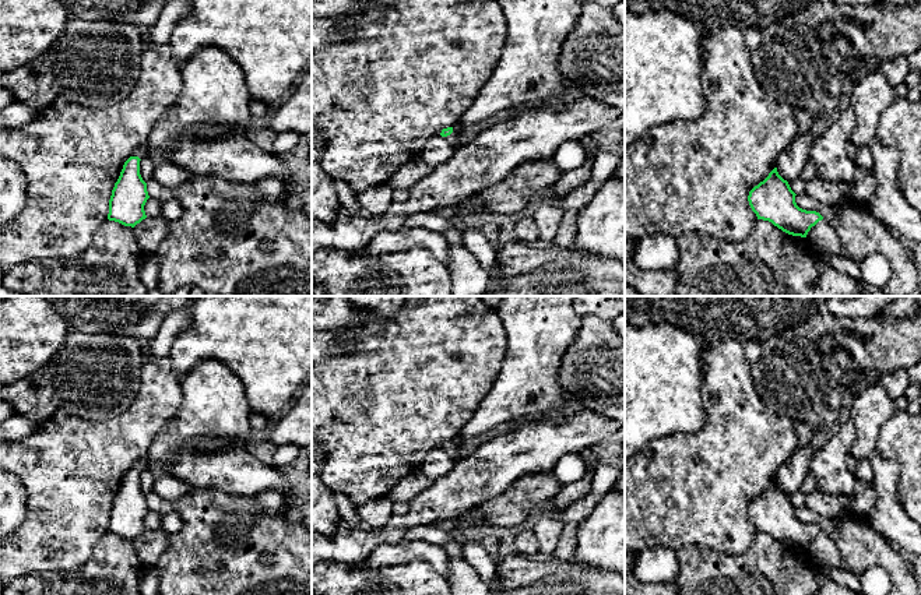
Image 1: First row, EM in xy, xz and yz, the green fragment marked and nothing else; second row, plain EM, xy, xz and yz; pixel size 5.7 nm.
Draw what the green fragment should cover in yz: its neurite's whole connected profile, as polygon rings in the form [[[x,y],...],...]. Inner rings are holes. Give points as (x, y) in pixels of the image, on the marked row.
[[[774,168],[749,191],[748,201],[757,219],[769,221],[788,235],[806,237],[811,228],[823,216],[816,211],[799,208],[795,196]]]

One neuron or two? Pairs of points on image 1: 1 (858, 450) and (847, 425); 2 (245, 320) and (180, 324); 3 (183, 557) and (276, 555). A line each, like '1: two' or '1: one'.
1: two
2: two
3: one

